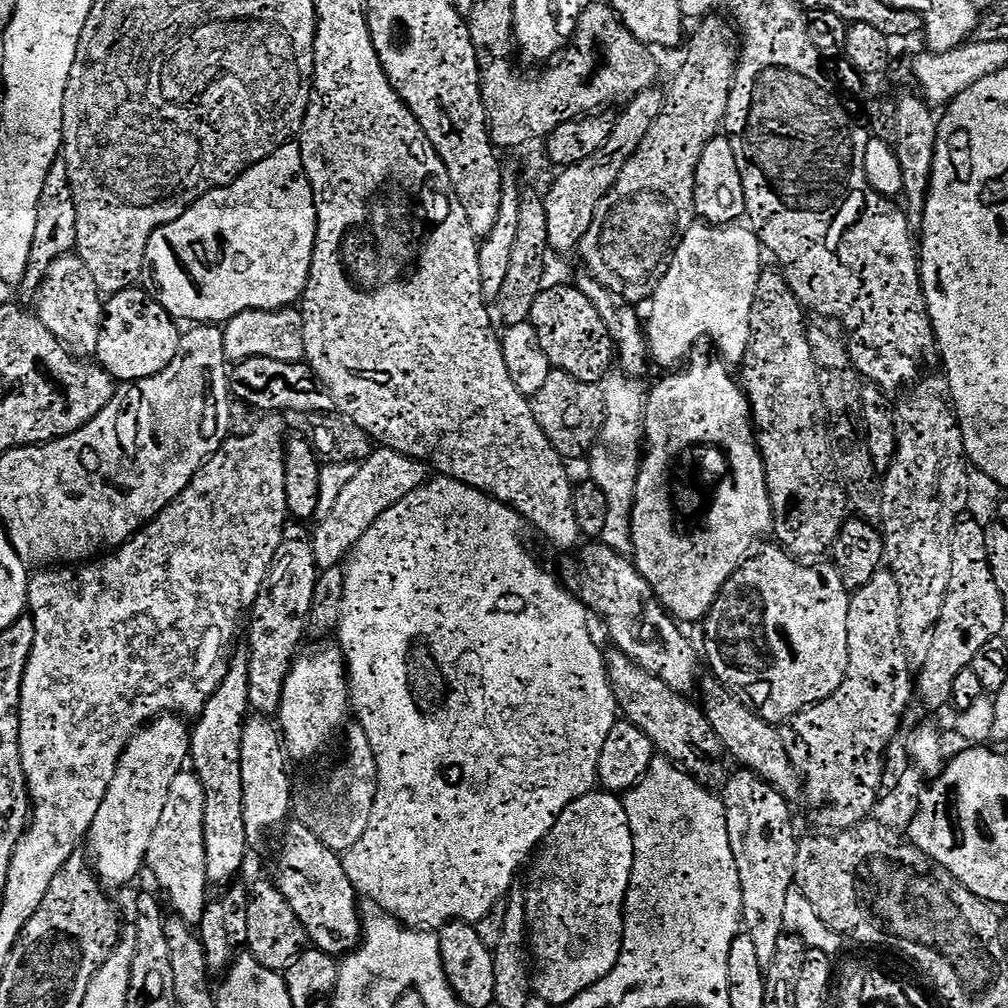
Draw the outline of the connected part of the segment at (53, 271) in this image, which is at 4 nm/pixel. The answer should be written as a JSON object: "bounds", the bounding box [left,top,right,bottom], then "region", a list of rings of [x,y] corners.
{"bounds":[35,254,104,361],"region":[[[69,254],[62,257],[54,266],[50,266],[48,276],[40,285],[35,297],[35,315],[40,323],[54,334],[56,341],[78,360],[87,361],[95,357],[98,350],[100,326],[104,322],[104,305],[102,294],[96,289],[96,283],[84,271],[84,264],[79,256]]]}

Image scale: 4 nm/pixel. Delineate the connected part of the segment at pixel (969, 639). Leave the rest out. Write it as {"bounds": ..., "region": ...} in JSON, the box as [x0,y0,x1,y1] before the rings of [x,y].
{"bounds":[918,519,1004,708],"region":[[[961,519],[952,531],[952,565],[950,566],[950,586],[942,606],[942,614],[932,630],[932,645],[926,662],[918,672],[918,700],[928,708],[944,708],[952,704],[955,679],[967,668],[973,667],[980,651],[993,643],[992,639],[1004,628],[1004,600],[998,582],[988,561],[987,534],[985,525],[976,520]]]}

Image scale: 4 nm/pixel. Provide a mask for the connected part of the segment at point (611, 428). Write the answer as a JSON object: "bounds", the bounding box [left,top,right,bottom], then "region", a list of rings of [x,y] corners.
{"bounds":[587,377,644,555],"region":[[[609,377],[605,384],[604,401],[606,402],[606,420],[596,445],[589,449],[587,476],[591,483],[596,484],[606,496],[607,514],[601,543],[608,548],[624,555],[633,553],[633,538],[631,537],[631,516],[635,500],[635,486],[639,476],[640,463],[644,453],[644,421],[638,413],[642,396],[636,393],[634,387],[625,377]]]}

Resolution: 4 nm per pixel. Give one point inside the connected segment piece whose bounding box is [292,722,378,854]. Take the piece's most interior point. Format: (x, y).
(336, 808)

